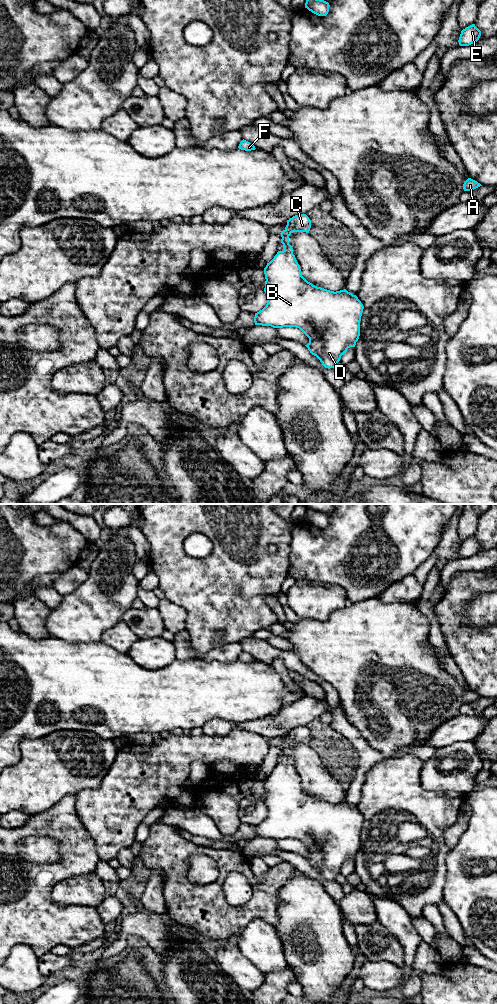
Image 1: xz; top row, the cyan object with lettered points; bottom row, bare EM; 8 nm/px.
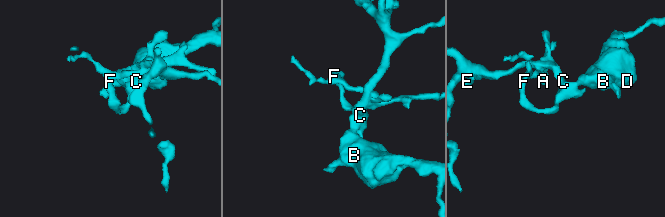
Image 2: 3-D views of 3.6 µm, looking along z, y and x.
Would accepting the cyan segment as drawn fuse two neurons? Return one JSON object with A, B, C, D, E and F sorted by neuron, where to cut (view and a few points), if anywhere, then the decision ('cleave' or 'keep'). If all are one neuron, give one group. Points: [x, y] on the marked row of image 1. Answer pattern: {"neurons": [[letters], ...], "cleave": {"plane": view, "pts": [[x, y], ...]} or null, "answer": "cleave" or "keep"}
{"neurons": [["A", "B", "C", "D", "E", "F"]], "cleave": null, "answer": "keep"}

